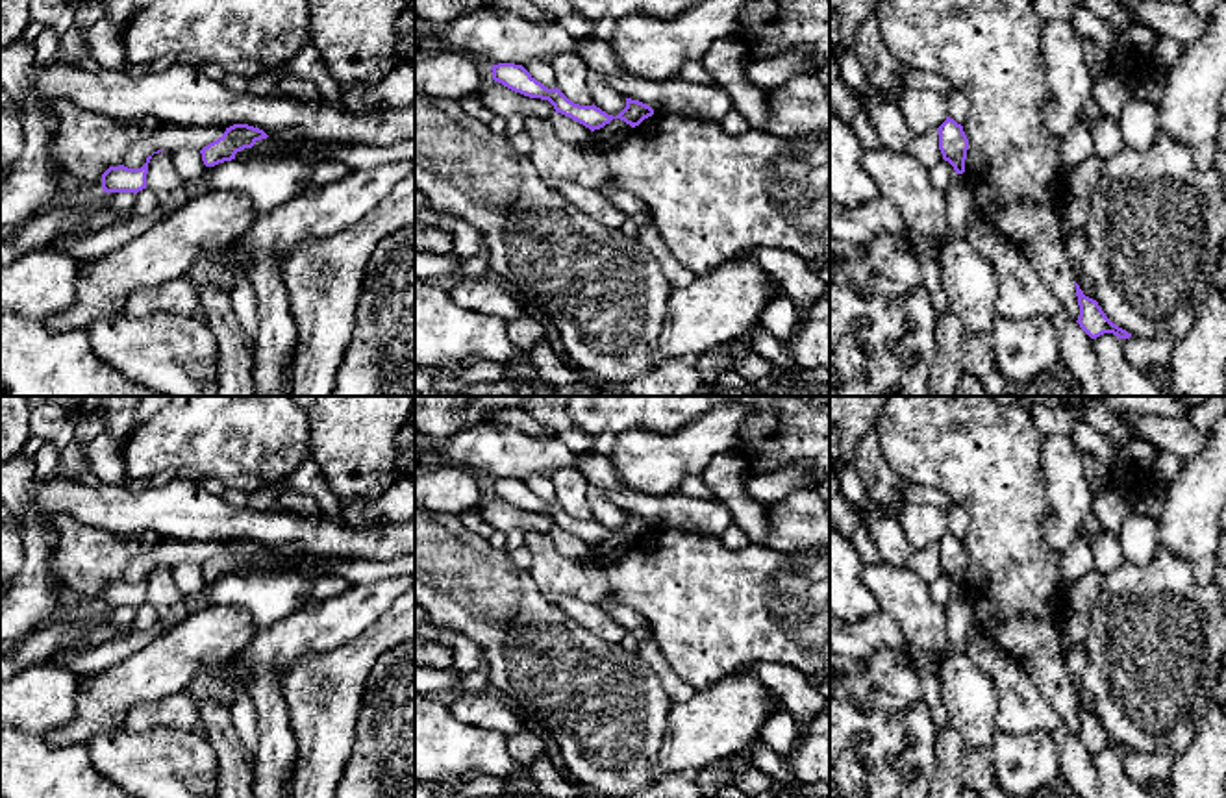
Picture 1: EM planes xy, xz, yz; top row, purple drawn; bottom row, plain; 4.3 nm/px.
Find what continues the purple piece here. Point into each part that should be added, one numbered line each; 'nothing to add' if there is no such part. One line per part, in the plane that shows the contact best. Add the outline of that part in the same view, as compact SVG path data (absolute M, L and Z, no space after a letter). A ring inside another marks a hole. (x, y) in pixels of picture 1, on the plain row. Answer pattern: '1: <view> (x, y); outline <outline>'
nothing to add

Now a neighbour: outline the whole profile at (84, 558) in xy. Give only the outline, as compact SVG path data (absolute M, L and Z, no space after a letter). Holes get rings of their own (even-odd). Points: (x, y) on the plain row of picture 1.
M65 515L52 528L52 576L72 589L89 611L104 605L102 589L109 581L124 580L128 565L163 541L156 531L119 535Z

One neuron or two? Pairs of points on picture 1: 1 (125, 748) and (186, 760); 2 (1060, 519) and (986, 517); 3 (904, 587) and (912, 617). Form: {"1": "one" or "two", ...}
{"1": "one", "2": "two", "3": "one"}

